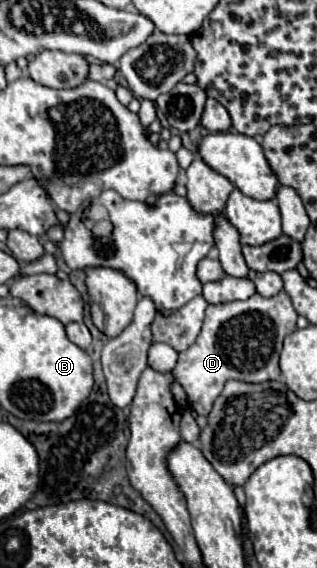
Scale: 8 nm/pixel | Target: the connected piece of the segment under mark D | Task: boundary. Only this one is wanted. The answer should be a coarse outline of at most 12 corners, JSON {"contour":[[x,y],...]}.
{"contour":[[291,298],[211,304],[173,376],[207,416],[223,384],[281,380]]}

